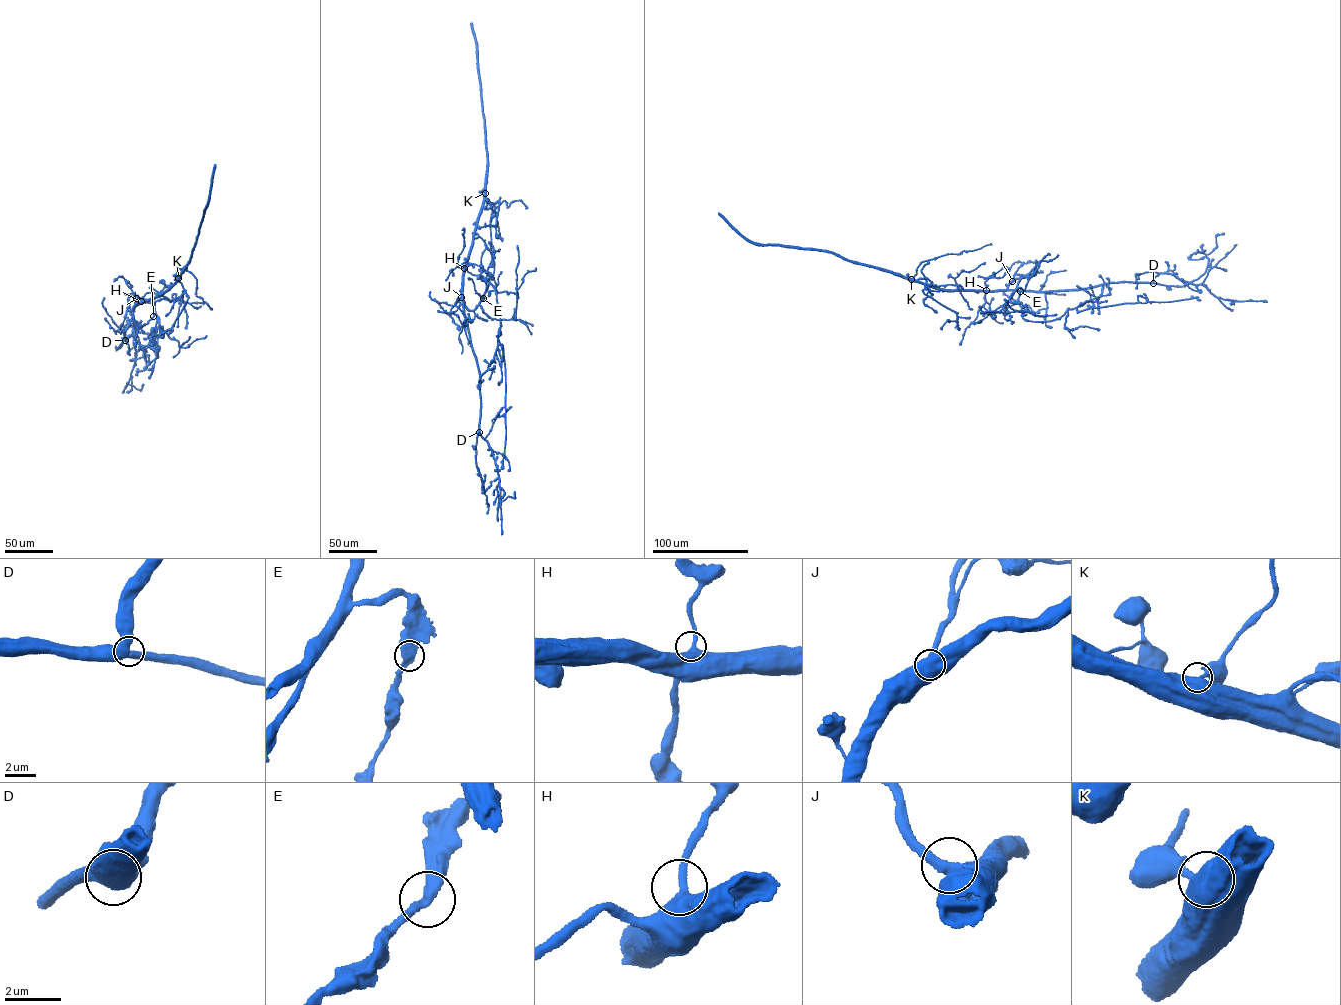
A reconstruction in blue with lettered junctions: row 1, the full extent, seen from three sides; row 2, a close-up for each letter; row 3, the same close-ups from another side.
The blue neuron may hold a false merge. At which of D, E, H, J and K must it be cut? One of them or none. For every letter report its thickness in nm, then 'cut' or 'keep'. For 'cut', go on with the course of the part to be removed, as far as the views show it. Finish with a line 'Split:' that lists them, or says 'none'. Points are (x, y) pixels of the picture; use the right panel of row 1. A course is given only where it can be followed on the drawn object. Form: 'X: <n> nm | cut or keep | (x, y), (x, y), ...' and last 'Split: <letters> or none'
D: 550 nm | keep
E: 500 nm | keep
H: 550 nm | keep
J: 500 nm | keep
K: 500 nm | keep
Split: none

